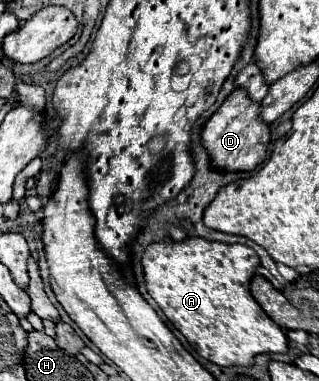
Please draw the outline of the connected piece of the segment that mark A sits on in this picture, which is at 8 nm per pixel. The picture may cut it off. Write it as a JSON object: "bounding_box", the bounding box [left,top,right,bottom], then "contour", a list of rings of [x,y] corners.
{"bounding_box":[142,237,288,365],"contour":[[[188,237],[184,241],[160,241],[146,247],[142,265],[150,297],[160,305],[168,321],[172,321],[172,325],[204,359],[216,365],[250,365],[258,353],[286,353],[288,339],[284,331],[260,309],[248,289],[250,279],[260,265],[252,247],[242,243],[216,243],[202,237]]]}

